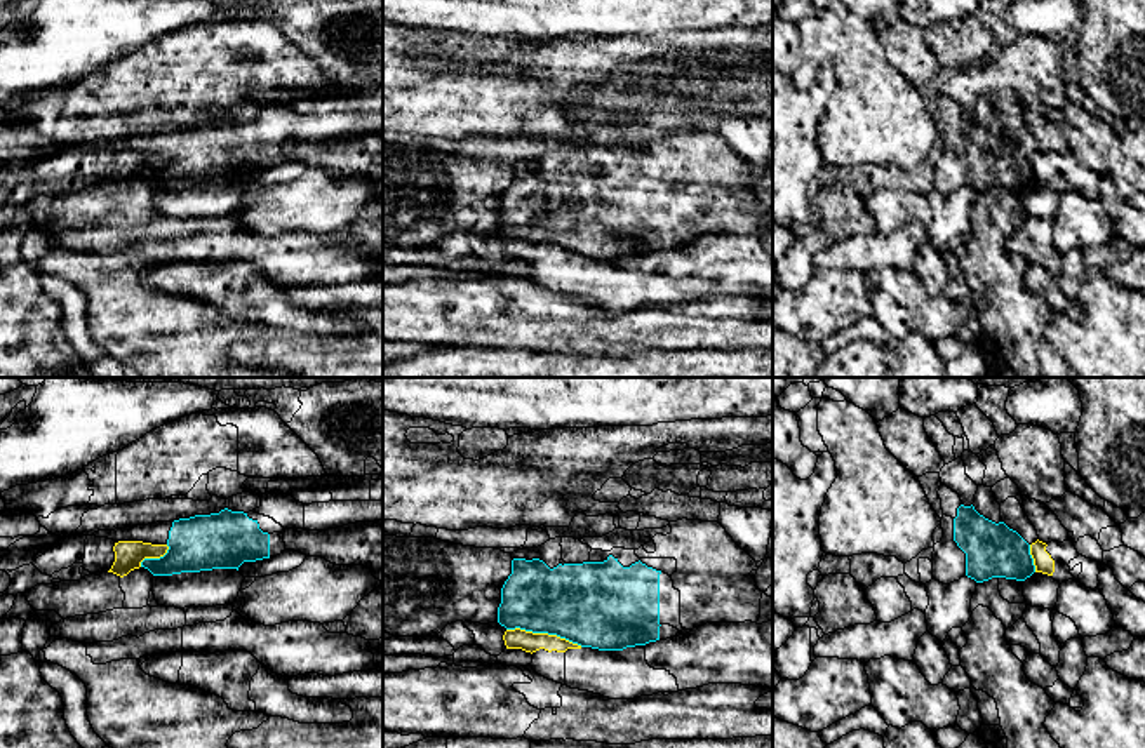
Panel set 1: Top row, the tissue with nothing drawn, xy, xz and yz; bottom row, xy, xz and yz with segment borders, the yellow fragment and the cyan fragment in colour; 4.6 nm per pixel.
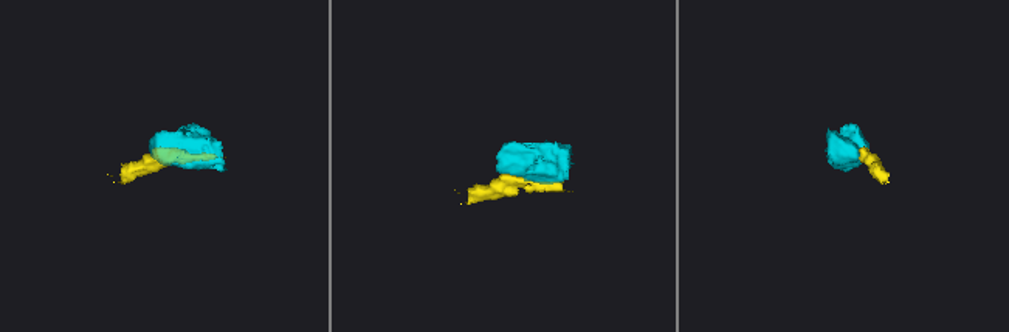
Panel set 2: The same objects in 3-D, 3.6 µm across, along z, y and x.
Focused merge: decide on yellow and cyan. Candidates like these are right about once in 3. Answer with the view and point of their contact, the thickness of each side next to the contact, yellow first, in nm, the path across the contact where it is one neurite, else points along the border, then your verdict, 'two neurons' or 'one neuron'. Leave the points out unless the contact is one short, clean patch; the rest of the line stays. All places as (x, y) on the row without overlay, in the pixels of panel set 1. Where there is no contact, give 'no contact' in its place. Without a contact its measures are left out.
contact xz (545, 244); calibres 100 and 380 nm; two neurons

